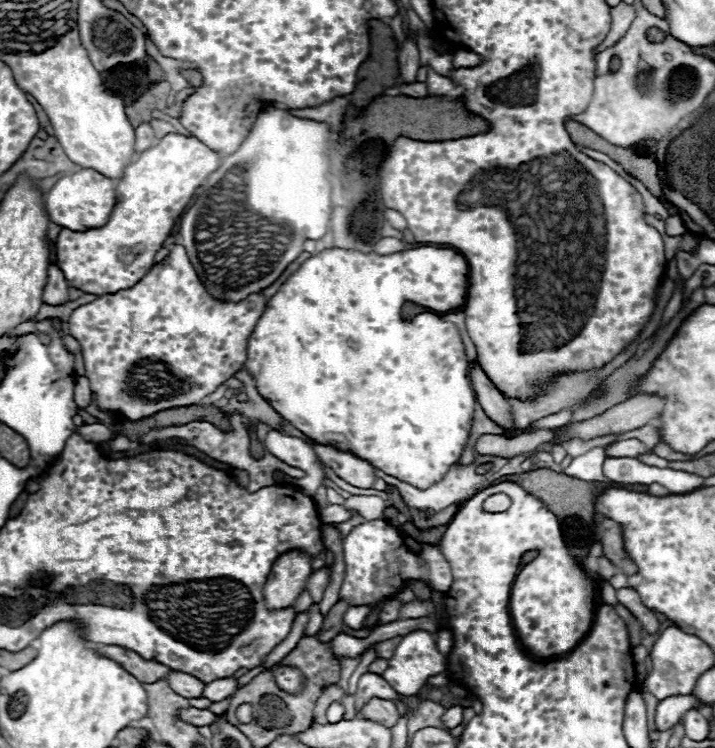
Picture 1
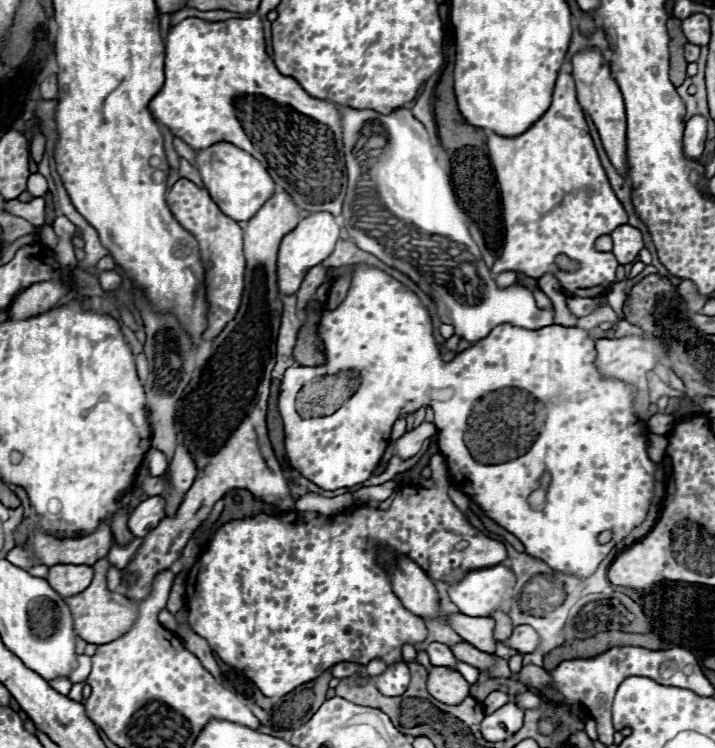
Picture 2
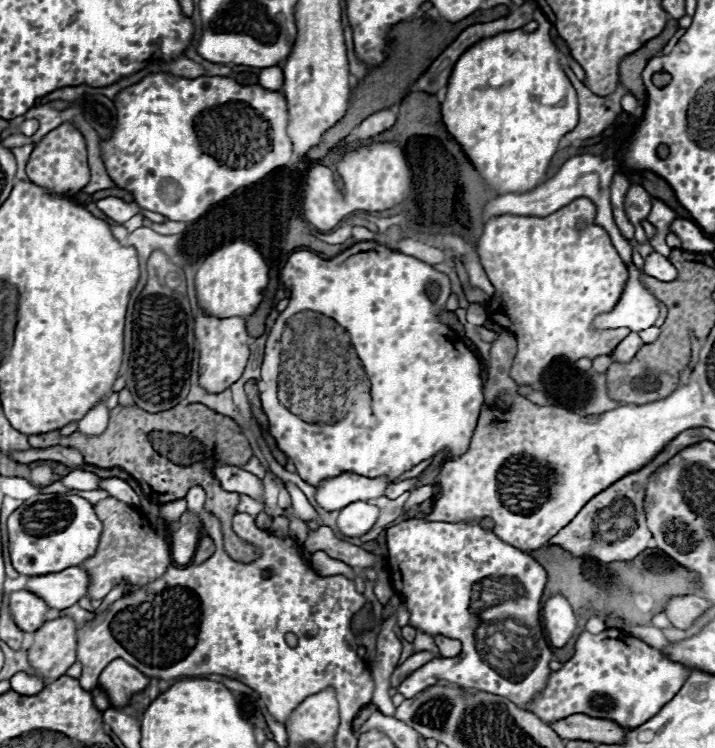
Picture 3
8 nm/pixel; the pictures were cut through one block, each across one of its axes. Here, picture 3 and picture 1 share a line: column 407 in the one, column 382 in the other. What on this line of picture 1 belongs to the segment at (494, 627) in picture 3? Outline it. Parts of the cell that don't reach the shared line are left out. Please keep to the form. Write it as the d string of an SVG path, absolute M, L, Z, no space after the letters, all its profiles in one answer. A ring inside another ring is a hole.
M370 520L356 526L346 536L342 548L346 562L346 576L340 588L340 598L348 600L352 606L370 604L374 608L366 626L372 626L378 620L380 608L386 602L386 598L394 596L408 580L424 580L426 584L432 584L440 592L448 592L452 586L450 564L436 546L426 544L422 548L422 554L416 556L402 544L398 530L384 520ZM364 674L360 678L358 690L354 694L354 704L356 710L360 710L364 704L368 704L370 698L400 698L398 692L394 692L394 688L390 688L390 684L386 684L386 680L382 676L376 674Z

